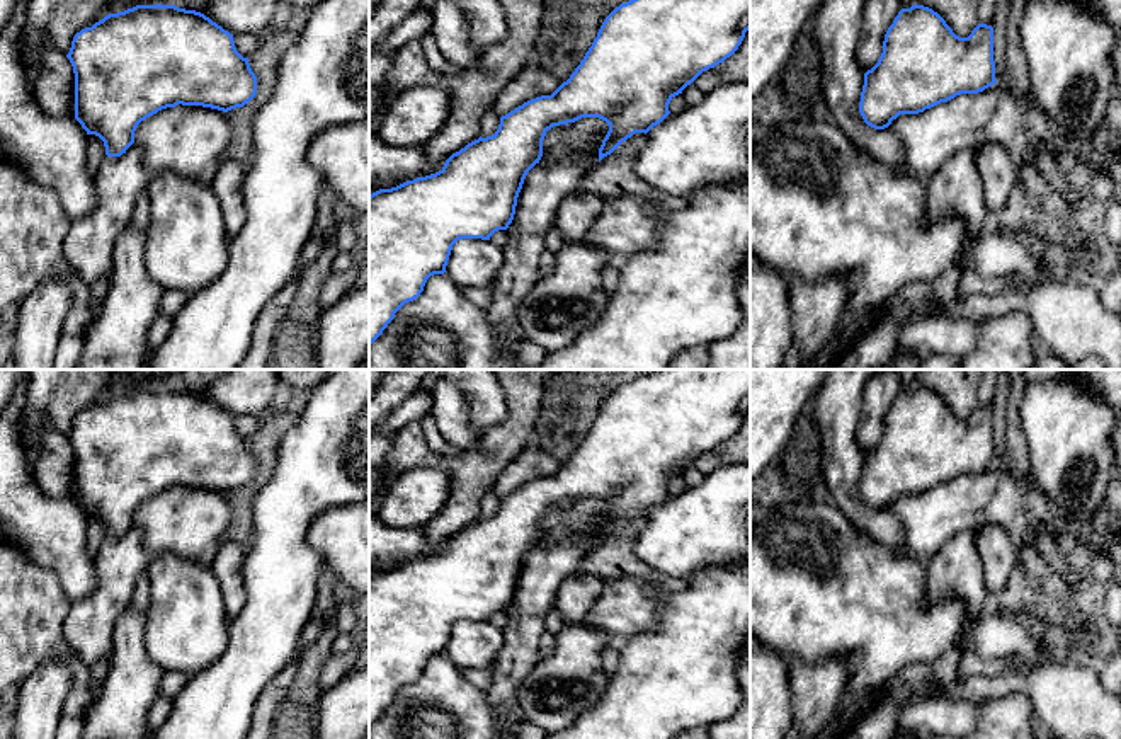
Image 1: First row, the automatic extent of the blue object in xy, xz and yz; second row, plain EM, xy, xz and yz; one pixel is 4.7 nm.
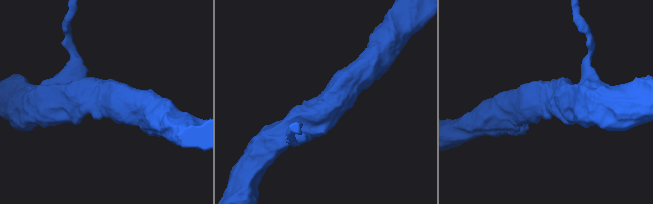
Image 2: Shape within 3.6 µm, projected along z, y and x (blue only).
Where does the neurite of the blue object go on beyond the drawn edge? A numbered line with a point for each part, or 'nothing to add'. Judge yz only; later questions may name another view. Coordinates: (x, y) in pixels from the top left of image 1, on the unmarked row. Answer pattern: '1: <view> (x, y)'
nothing to add

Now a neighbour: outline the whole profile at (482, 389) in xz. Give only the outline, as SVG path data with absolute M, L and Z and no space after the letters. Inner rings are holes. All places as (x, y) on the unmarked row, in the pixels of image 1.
M437 370L435 376L454 383L464 393L471 424L480 436L505 421L505 392L493 370Z

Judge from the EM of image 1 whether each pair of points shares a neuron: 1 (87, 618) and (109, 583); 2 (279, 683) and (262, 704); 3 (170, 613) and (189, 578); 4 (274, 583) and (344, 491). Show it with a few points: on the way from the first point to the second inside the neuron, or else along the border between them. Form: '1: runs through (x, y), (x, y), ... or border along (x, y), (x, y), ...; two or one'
1: runs through (96, 610), (109, 596), (109, 591); one
2: runs through (276, 688), (267, 698); one
3: runs through (179, 605), (189, 586); one
4: runs through (279, 555), (279, 537), (317, 499); one

